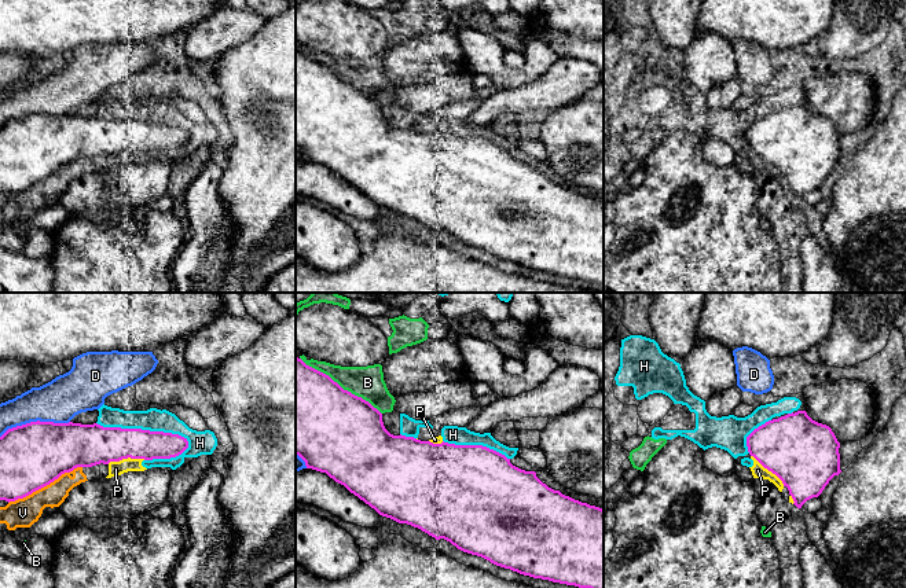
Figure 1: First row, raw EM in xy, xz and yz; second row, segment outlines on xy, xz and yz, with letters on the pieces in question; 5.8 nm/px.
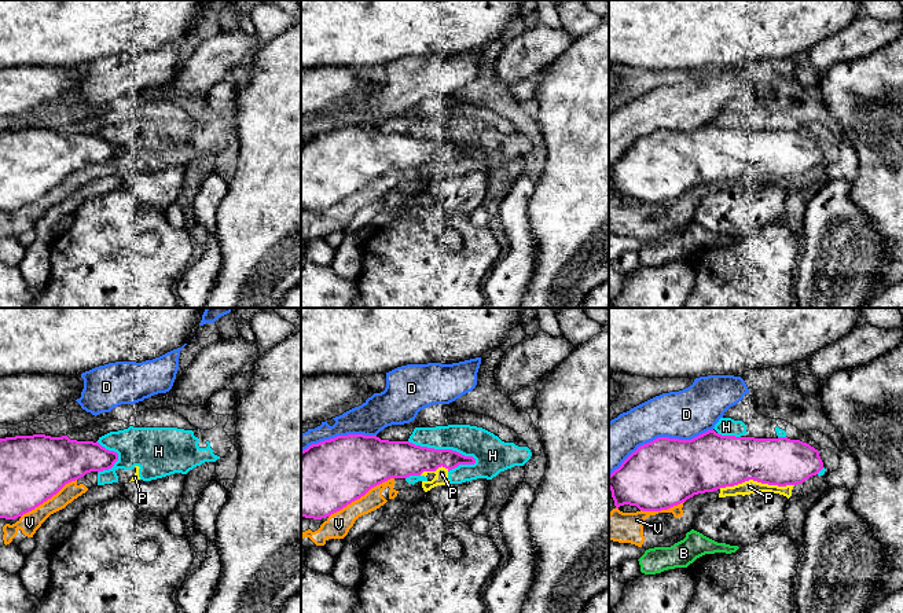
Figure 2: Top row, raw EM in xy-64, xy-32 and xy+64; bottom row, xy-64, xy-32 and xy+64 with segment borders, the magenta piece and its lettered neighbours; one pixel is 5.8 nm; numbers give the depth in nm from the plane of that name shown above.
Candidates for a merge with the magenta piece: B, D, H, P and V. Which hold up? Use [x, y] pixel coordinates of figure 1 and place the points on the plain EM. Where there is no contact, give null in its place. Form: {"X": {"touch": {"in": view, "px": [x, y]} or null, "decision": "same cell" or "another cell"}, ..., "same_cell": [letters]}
{"B": {"touch": {"in": "xz", "px": [340, 78]}, "decision": "another cell"}, "D": {"touch": {"in": "xy", "px": [35, 114]}, "decision": "another cell"}, "H": {"touch": {"in": "xy", "px": [145, 122]}, "decision": "another cell"}, "P": {"touch": {"in": "xy", "px": [125, 150]}, "decision": "same cell"}, "V": {"touch": {"in": "xy", "px": [44, 177]}, "decision": "another cell"}, "same_cell": ["P"]}

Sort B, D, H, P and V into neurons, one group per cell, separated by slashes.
B H V / D / P

